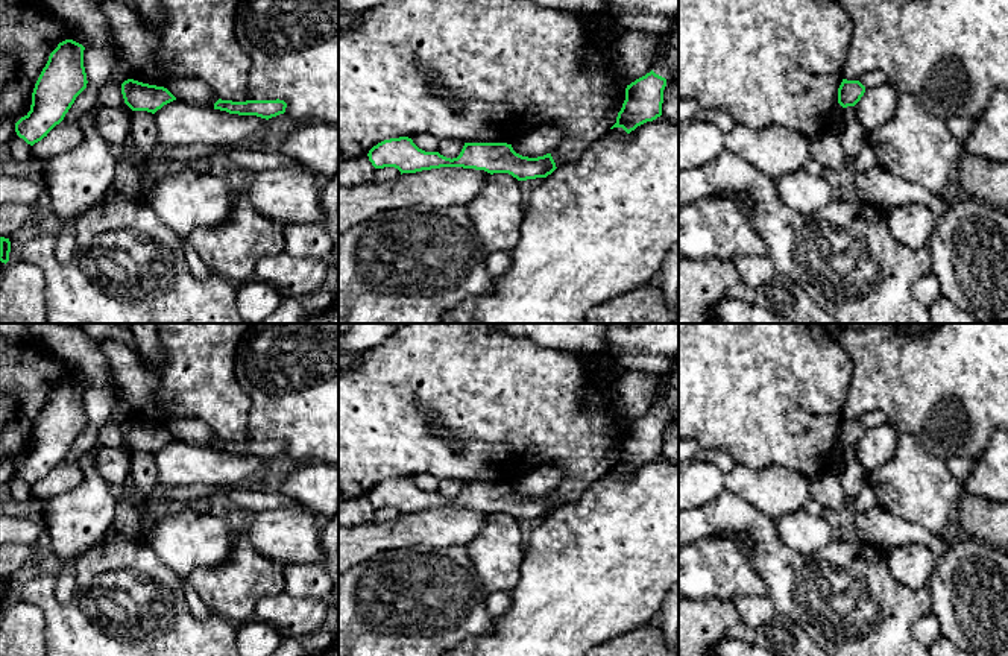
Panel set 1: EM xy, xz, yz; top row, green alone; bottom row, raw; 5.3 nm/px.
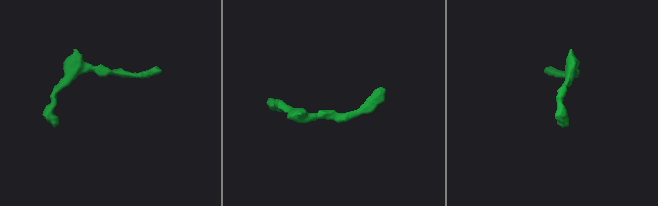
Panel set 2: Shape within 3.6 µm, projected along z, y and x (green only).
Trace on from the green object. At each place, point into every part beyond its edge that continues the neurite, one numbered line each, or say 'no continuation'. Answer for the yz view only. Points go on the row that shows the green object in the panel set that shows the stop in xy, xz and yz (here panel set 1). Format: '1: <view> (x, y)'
no continuation

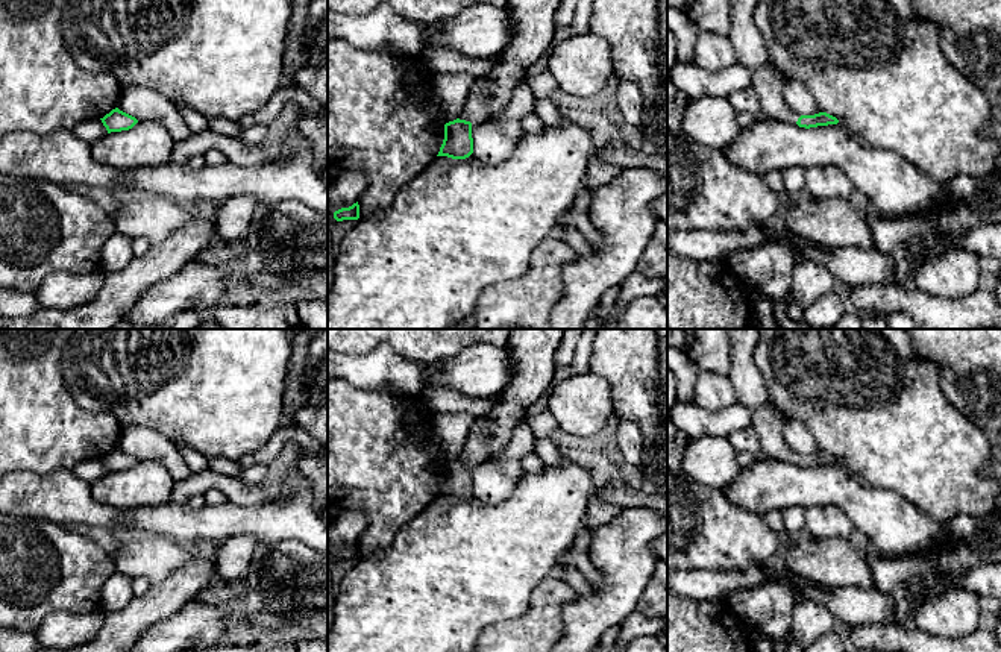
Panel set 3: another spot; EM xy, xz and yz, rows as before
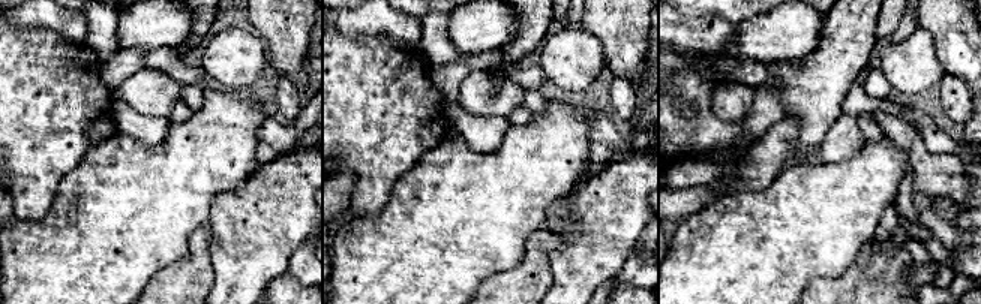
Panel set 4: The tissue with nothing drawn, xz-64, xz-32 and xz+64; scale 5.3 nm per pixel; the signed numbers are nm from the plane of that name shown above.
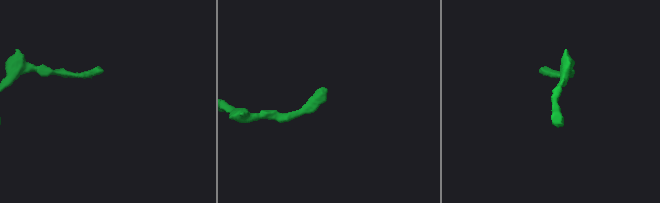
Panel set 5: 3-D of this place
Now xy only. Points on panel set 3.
no continuation

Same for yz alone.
1: yz (769, 85)

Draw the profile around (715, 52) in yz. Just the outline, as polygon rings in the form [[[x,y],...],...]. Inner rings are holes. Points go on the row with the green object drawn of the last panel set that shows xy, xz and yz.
[[[699,30],[695,64],[707,71],[719,71],[737,64],[737,53],[726,35]]]

